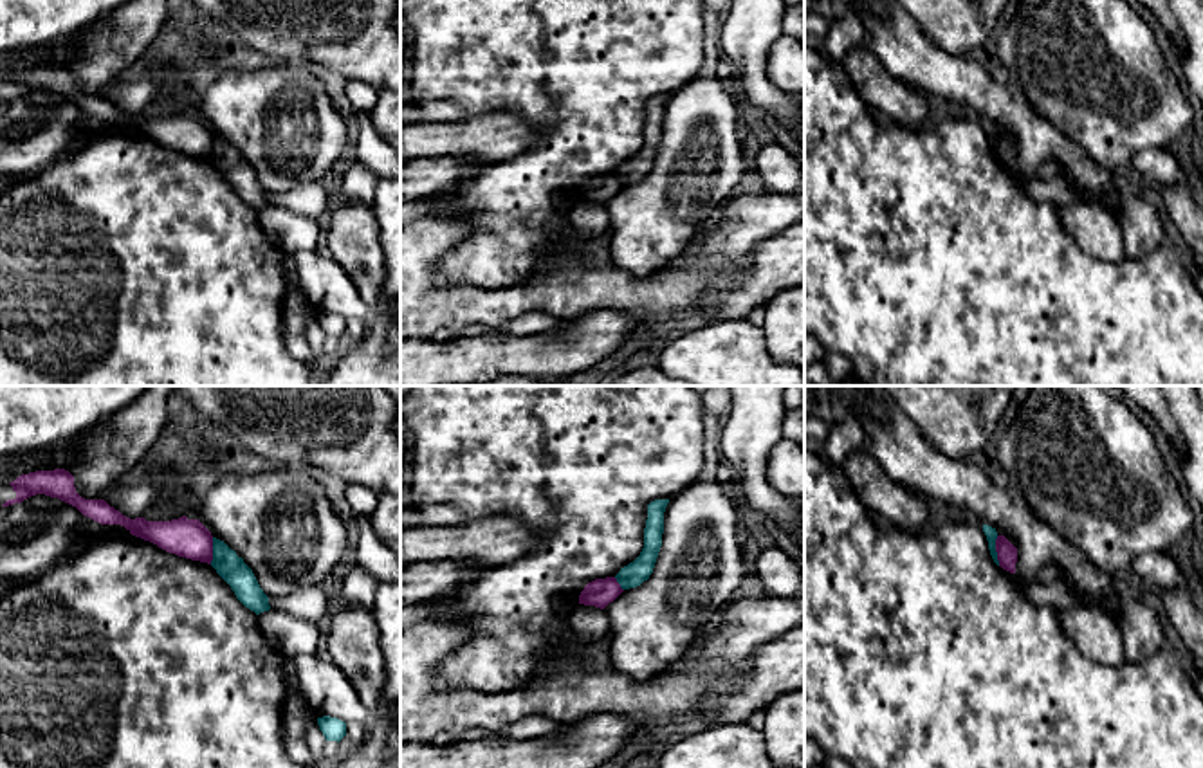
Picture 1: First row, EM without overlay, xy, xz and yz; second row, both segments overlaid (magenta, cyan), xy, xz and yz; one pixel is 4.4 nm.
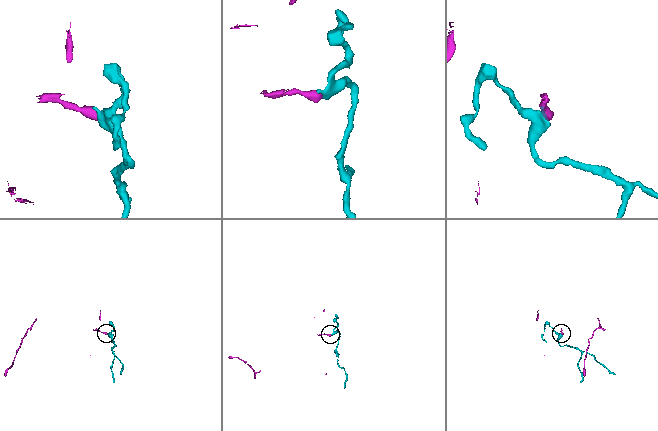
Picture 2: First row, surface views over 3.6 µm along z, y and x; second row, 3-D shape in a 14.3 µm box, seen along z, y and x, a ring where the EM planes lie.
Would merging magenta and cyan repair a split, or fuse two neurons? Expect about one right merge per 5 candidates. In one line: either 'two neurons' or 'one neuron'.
two neurons

